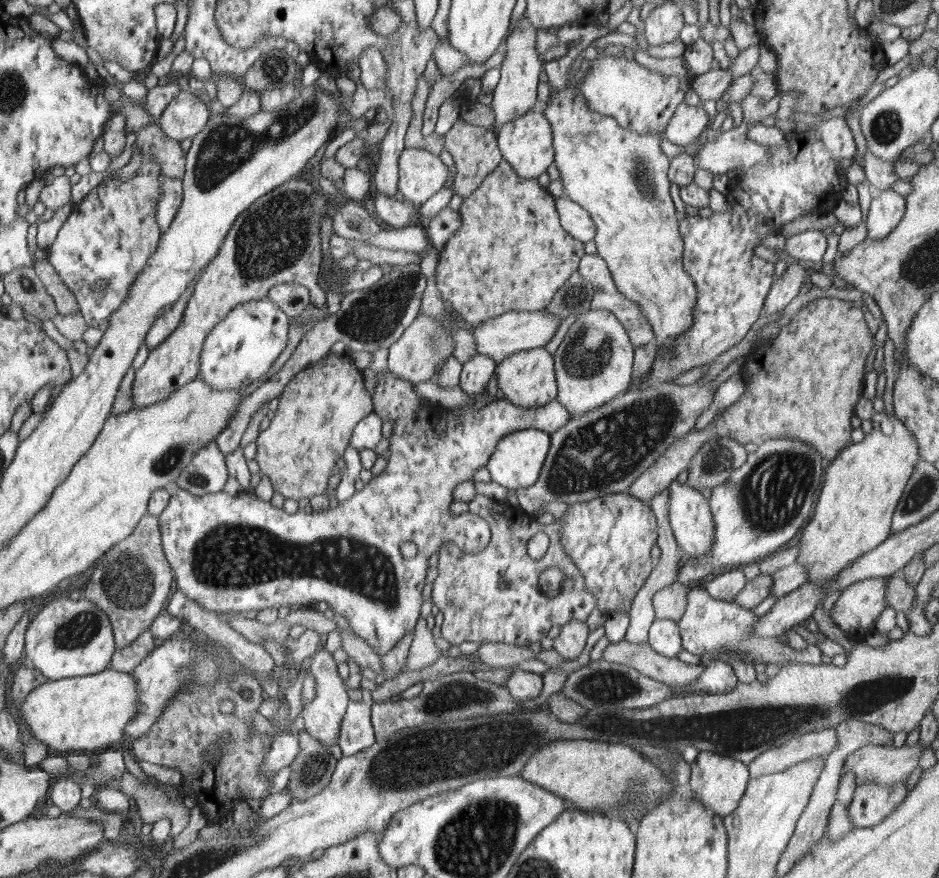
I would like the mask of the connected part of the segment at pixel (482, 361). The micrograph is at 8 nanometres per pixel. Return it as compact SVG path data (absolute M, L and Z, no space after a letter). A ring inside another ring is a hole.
M486 355L472 356L463 364L459 385L474 396L480 396L487 390L490 378L496 371L496 362Z

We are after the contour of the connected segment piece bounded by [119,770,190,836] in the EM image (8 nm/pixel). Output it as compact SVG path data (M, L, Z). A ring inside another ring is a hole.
M128 770L120 780L119 788L126 796L135 799L144 824L170 820L174 836L178 836L188 825L190 810L183 802L172 801L165 792L154 785L142 784Z

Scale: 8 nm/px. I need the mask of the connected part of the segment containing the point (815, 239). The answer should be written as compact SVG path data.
M818 230L799 233L786 240L786 251L797 262L820 265L827 249L827 237Z

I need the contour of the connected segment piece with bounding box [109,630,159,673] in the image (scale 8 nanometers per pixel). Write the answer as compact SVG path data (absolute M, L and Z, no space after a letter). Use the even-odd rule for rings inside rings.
M148 631L140 635L134 643L124 645L112 657L109 668L118 672L129 672L133 670L146 658L158 645L159 641L154 638L154 635Z

